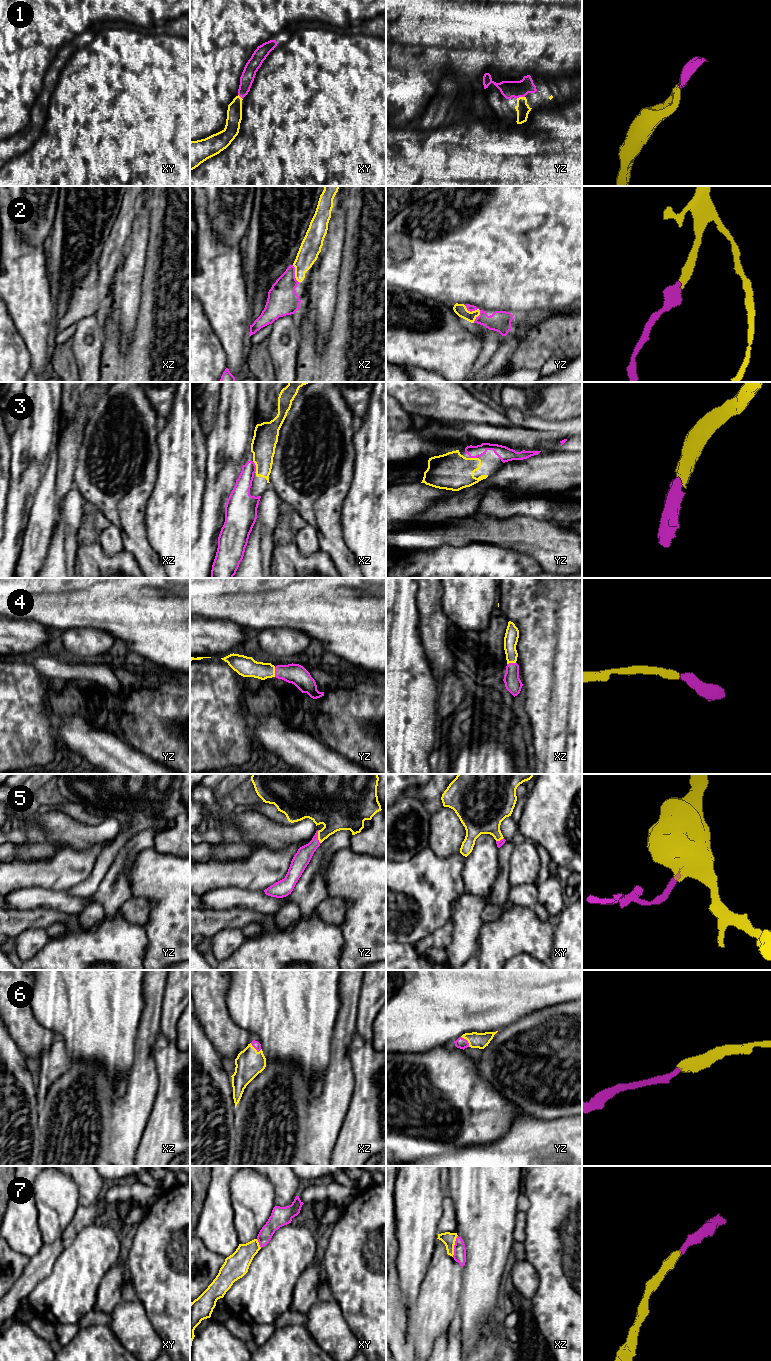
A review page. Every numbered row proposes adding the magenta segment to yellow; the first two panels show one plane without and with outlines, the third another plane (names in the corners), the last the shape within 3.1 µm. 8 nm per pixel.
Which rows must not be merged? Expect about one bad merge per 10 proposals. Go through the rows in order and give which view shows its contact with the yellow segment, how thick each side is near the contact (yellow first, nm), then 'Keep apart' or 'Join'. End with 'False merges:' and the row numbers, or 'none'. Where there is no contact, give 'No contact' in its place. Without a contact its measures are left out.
1: Touches yellow in yz. Thickness 110 nm (yellow) against 140 nm. Join
2: Touches yellow in yz. Thickness 100 nm (yellow) against 170 nm. Join
3: Touches yellow in xz. Thickness 200 nm (yellow) against 140 nm. Join
4: Touches yellow in yz. Thickness 160 nm (yellow) against 160 nm. Join
5: Touches yellow in yz. Thickness 300 nm (yellow) against 140 nm. Join
6: Touches yellow in xz. Thickness 220 nm (yellow) against 60 nm. Join
7: Touches yellow in xz. Thickness 100 nm (yellow) against 100 nm. Join
False merges: none

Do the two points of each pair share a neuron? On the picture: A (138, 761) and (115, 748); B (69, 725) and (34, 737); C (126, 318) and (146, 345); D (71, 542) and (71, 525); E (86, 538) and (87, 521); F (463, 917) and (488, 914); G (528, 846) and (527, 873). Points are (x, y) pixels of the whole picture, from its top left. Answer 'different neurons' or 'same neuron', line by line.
A: same neuron
B: different neurons
C: different neurons
D: different neurons
E: same neuron
F: different neurons
G: same neuron

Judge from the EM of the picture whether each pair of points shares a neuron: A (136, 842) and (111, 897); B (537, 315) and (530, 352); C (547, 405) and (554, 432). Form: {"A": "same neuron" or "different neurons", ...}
{"A": "same neuron", "B": "different neurons", "C": "different neurons"}

